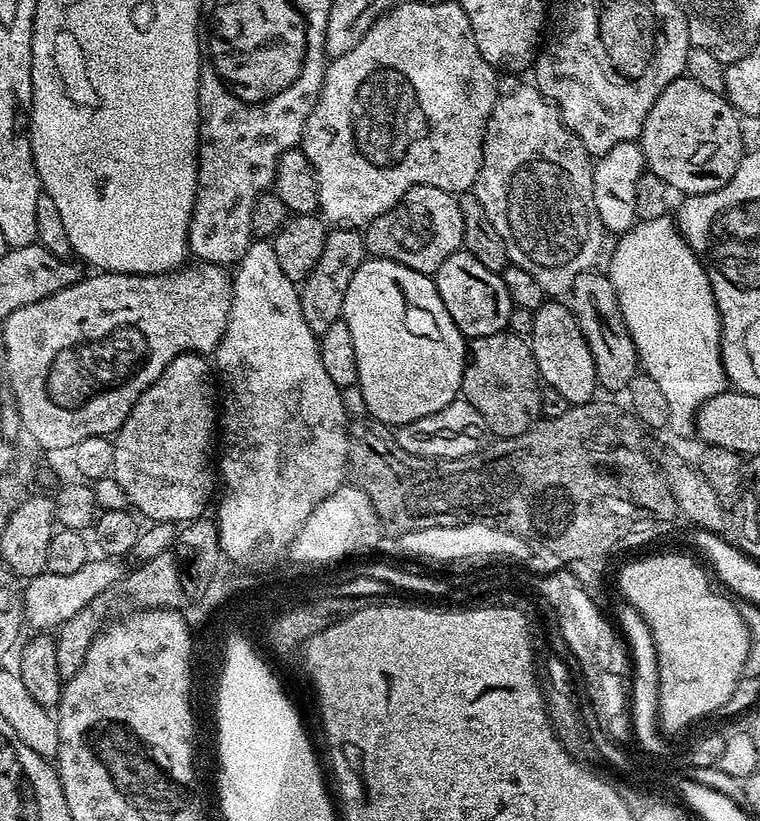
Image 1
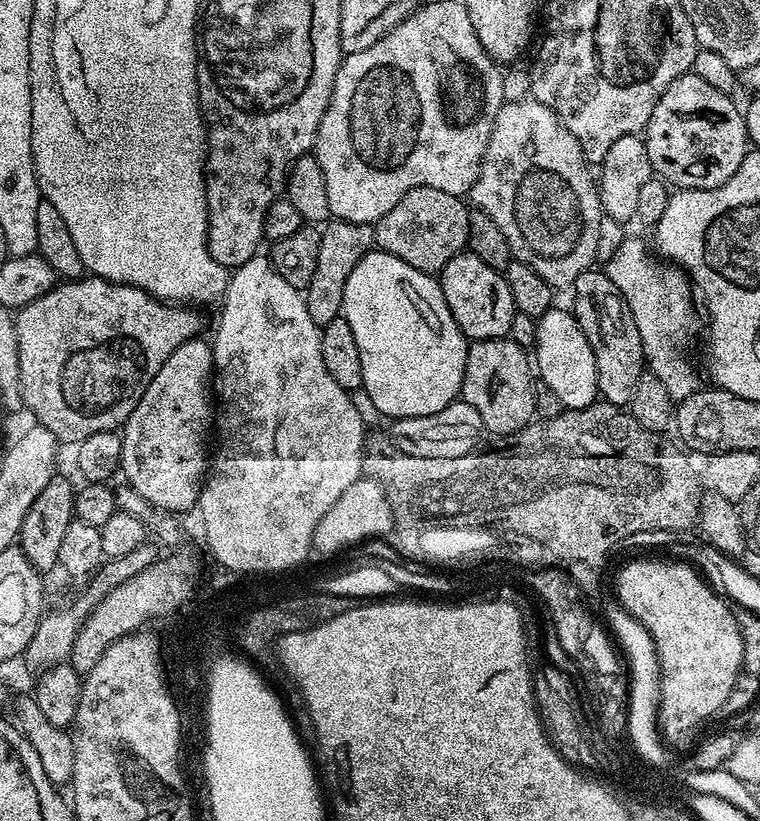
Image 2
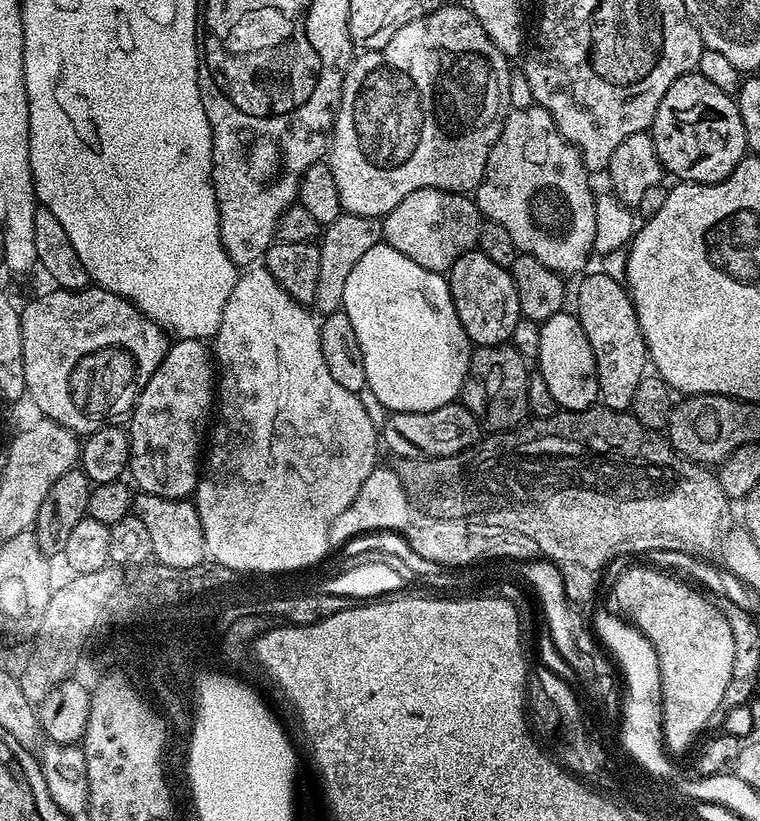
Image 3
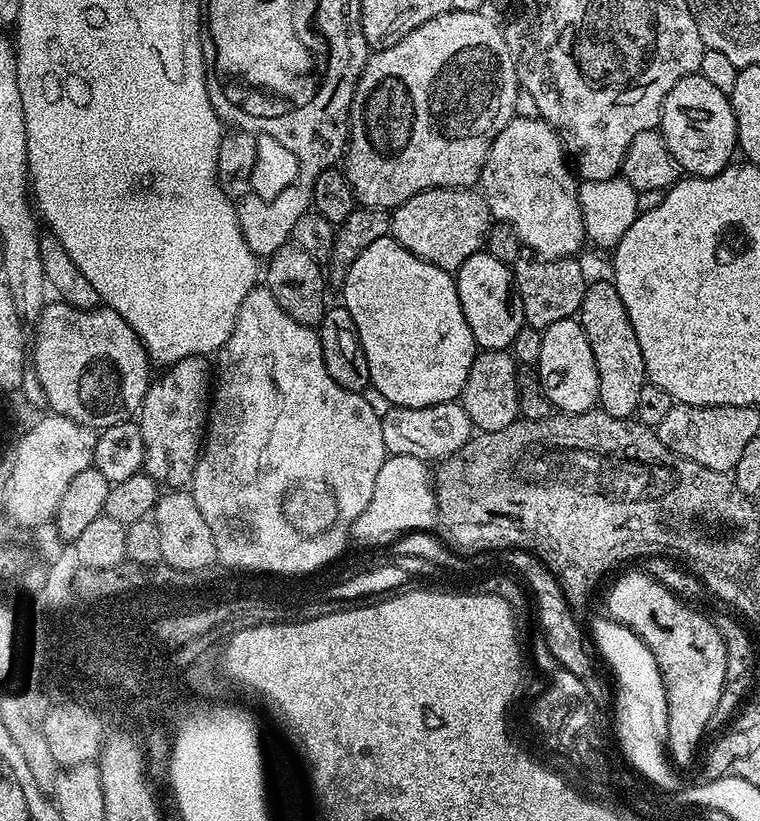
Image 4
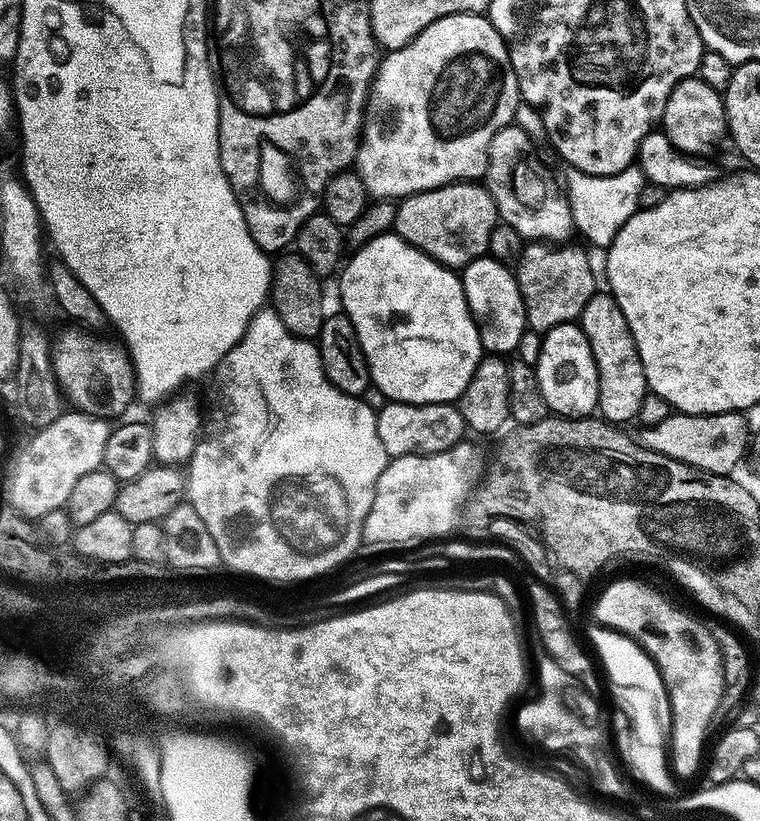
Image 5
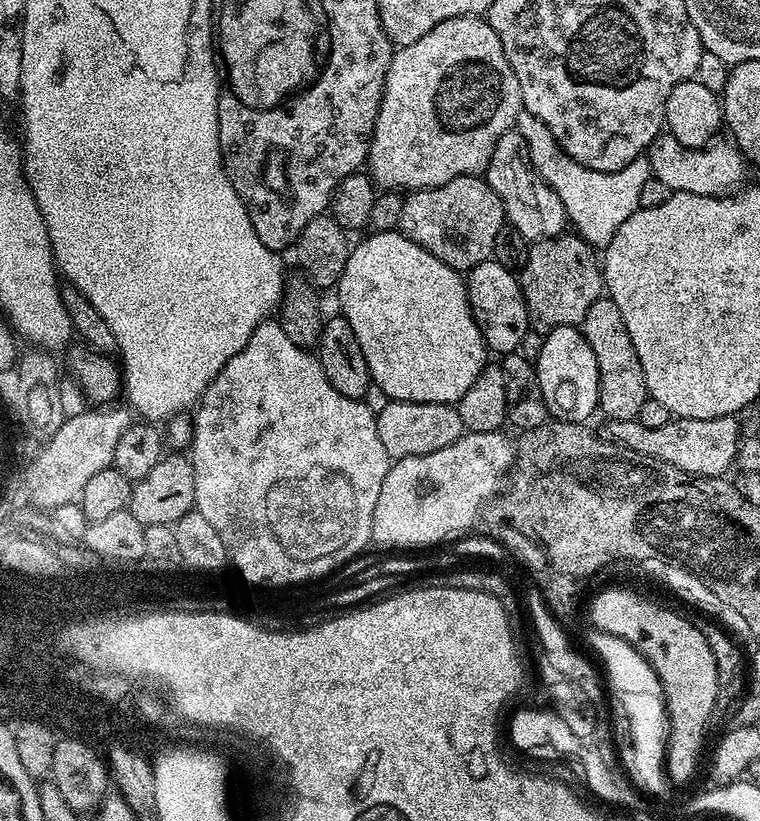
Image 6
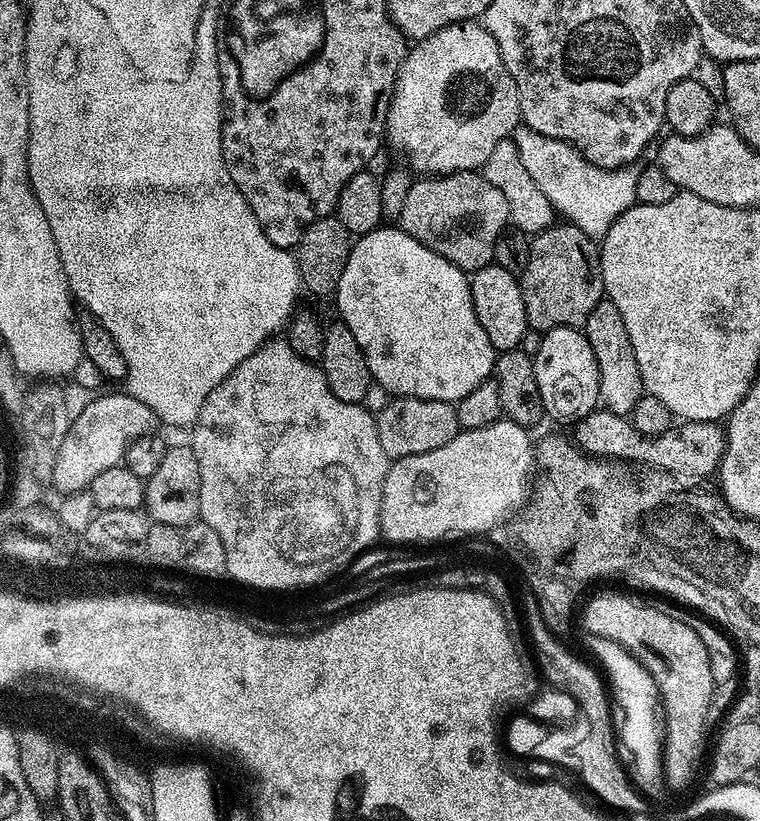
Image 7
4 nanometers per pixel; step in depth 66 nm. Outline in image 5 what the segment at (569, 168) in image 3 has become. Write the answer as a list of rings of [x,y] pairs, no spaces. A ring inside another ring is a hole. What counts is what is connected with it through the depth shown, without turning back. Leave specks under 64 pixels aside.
[[[509,126],[498,130],[494,134],[494,142],[490,142],[488,151],[488,165],[482,177],[482,183],[489,194],[494,198],[496,211],[503,223],[514,226],[518,234],[528,242],[564,242],[568,235],[573,235],[572,215],[570,214],[570,202],[565,189],[556,181],[556,176],[544,165],[542,157],[536,153],[533,137],[526,130]]]

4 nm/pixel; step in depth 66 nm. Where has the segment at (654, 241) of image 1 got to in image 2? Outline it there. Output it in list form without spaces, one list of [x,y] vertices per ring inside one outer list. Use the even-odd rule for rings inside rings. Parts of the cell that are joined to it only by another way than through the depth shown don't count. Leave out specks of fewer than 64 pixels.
[[[626,238],[622,246],[610,258],[606,271],[610,282],[618,286],[624,301],[634,314],[638,334],[642,334],[644,359],[647,367],[670,390],[673,401],[685,400],[698,391],[696,372],[684,357],[684,343],[696,332],[696,308],[692,305],[694,288],[687,275],[679,267],[655,268],[648,264],[648,248],[640,240]]]

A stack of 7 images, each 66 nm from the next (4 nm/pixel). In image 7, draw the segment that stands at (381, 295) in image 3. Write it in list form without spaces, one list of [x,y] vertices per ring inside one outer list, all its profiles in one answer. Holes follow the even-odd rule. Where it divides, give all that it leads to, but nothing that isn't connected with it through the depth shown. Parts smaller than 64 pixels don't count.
[[[381,226],[359,237],[353,243],[350,250],[350,258],[346,258],[346,270],[342,270],[342,278],[338,278],[338,286],[334,293],[336,308],[340,311],[339,319],[354,334],[358,346],[362,346],[362,354],[366,354],[366,366],[370,370],[373,381],[380,383],[385,390],[393,397],[413,396],[419,400],[446,400],[455,402],[466,398],[474,386],[478,386],[482,381],[492,376],[492,368],[496,365],[498,355],[495,348],[492,347],[490,338],[486,338],[486,330],[482,330],[482,322],[478,322],[478,314],[474,314],[474,302],[472,301],[472,285],[469,277],[459,268],[451,264],[446,258],[434,254],[422,242],[410,238],[398,226]]]

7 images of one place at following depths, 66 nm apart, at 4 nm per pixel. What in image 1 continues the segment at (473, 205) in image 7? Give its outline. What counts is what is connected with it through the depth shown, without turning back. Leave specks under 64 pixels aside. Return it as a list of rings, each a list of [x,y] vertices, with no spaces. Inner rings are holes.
[[[414,186],[386,214],[371,220],[362,235],[364,247],[373,257],[434,274],[450,254],[461,251],[464,239],[460,201],[453,193],[438,190],[438,186]]]

